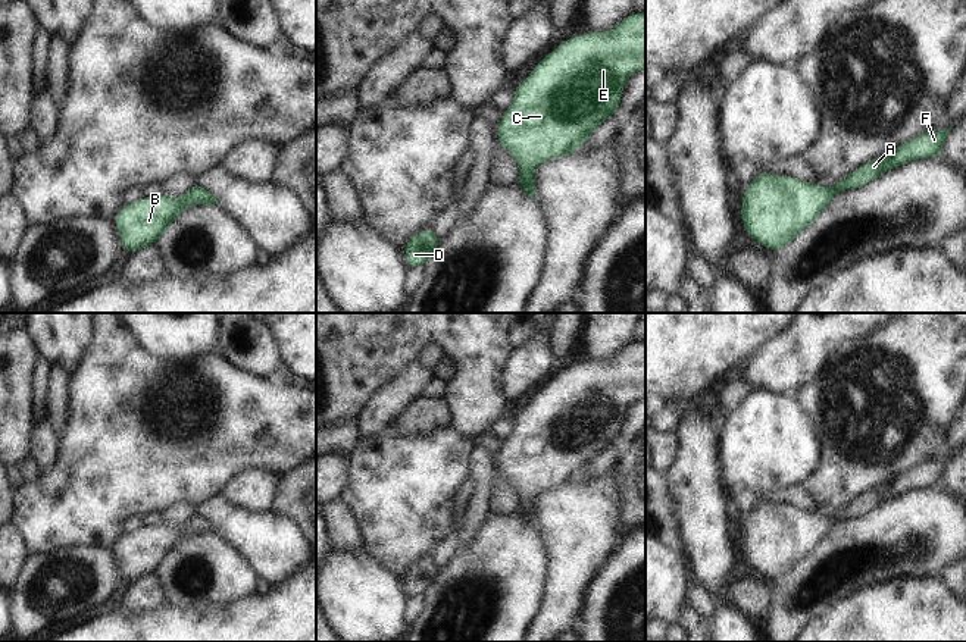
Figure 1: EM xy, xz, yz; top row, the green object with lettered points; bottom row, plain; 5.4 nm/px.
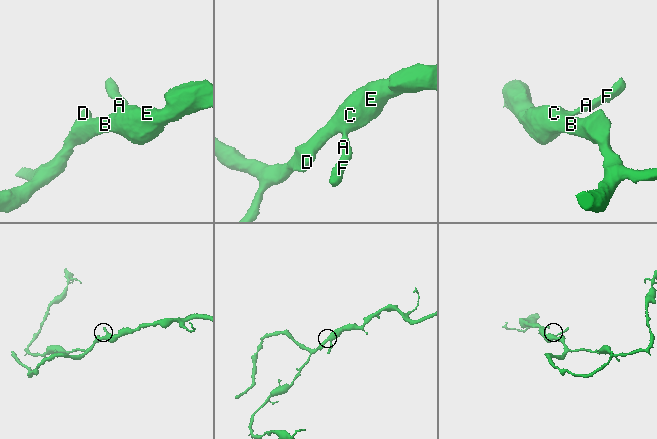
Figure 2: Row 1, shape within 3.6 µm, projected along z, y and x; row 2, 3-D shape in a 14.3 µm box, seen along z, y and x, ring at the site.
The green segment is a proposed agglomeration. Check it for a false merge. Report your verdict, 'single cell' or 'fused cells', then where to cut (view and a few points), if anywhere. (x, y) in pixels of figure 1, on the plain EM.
single cell; cut none

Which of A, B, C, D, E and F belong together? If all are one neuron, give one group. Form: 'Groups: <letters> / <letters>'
Groups: A B C D E F

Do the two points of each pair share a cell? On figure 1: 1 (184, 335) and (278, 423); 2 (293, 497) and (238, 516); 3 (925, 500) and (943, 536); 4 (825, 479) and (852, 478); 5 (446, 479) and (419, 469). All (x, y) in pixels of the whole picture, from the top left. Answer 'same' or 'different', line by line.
1: different
2: different
3: same
4: same
5: same

